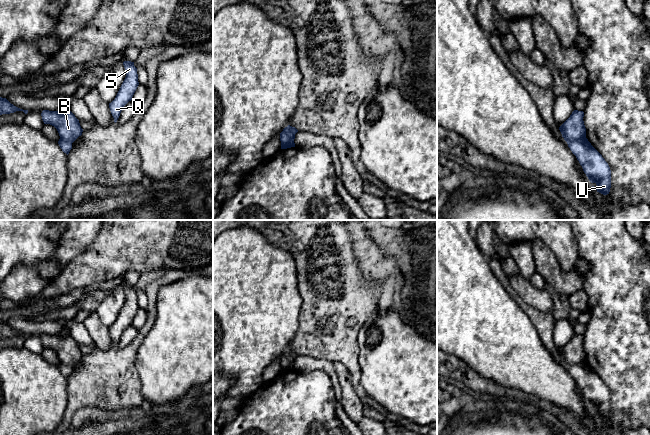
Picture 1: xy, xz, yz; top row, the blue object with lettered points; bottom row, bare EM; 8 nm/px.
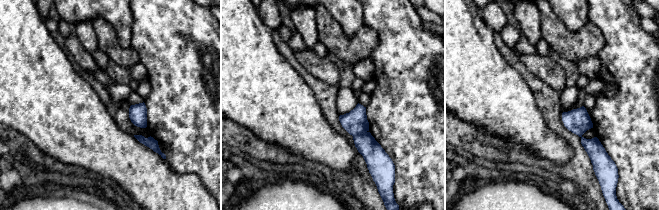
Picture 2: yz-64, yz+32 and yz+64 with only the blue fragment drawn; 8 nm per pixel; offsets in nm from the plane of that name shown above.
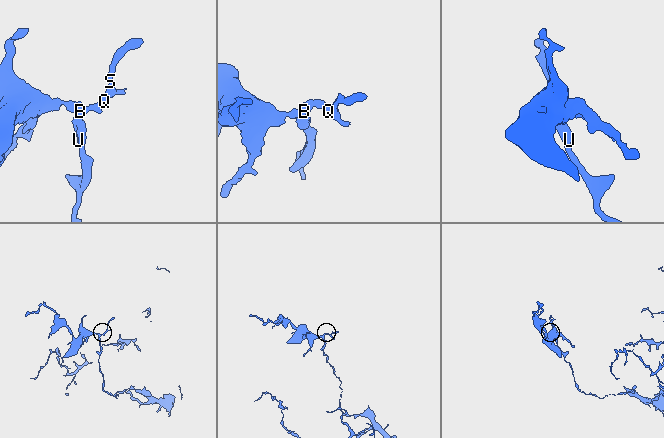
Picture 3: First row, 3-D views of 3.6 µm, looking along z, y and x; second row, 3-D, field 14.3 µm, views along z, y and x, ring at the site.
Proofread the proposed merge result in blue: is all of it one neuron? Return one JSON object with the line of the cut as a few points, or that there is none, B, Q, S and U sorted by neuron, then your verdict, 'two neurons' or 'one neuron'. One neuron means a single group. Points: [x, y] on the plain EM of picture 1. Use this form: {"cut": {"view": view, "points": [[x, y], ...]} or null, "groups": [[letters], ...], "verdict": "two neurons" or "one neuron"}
{"cut": {"view": "yz", "points": [[585, 359], [567, 366]]}, "groups": [["B", "Q", "S"], ["U"]], "verdict": "two neurons"}

